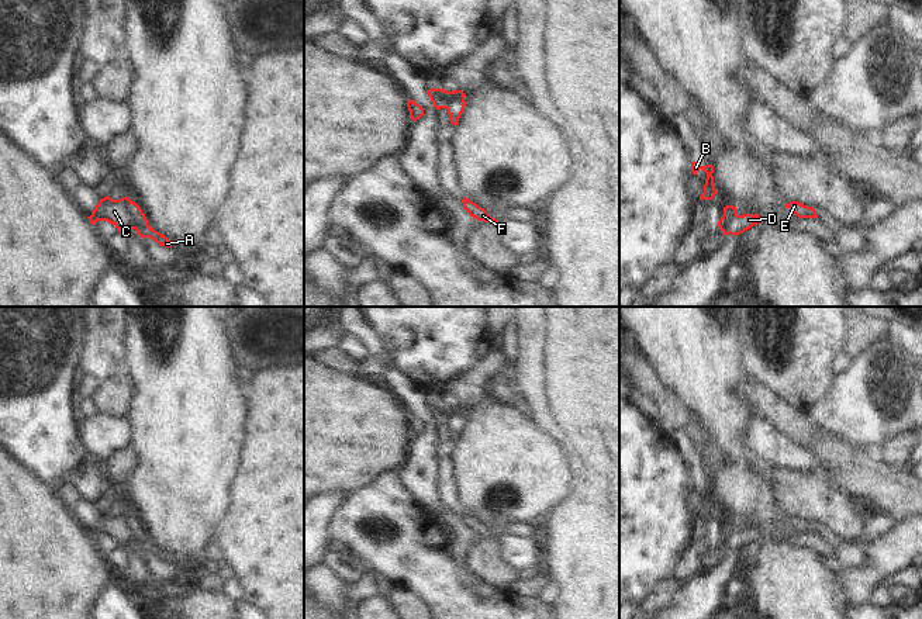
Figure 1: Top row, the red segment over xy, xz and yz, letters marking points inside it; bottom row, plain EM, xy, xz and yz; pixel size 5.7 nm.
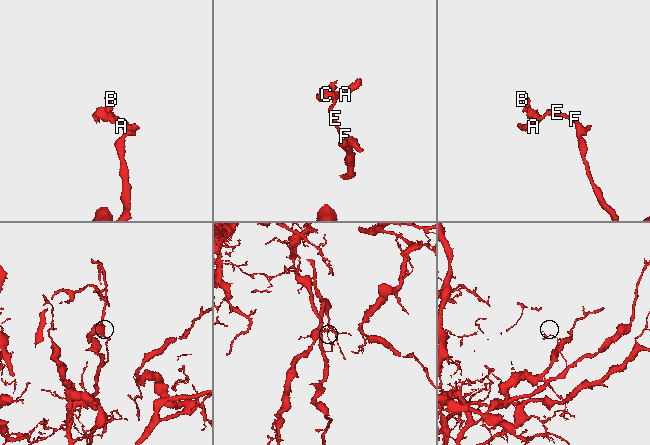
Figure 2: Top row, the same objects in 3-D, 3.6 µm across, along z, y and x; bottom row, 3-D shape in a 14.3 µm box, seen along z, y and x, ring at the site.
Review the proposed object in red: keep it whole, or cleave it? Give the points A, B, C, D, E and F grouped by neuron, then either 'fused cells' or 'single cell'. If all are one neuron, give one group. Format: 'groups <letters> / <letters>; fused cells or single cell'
groups A D E F / B C; fused cells

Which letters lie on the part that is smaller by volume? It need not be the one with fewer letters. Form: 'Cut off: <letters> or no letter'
Cut off: B, C

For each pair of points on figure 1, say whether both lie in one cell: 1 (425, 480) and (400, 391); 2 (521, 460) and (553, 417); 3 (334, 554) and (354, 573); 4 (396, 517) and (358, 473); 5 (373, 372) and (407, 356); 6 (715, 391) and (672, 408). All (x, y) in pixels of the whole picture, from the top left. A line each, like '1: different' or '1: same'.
1: same
2: different
3: same
4: different
5: different
6: different

